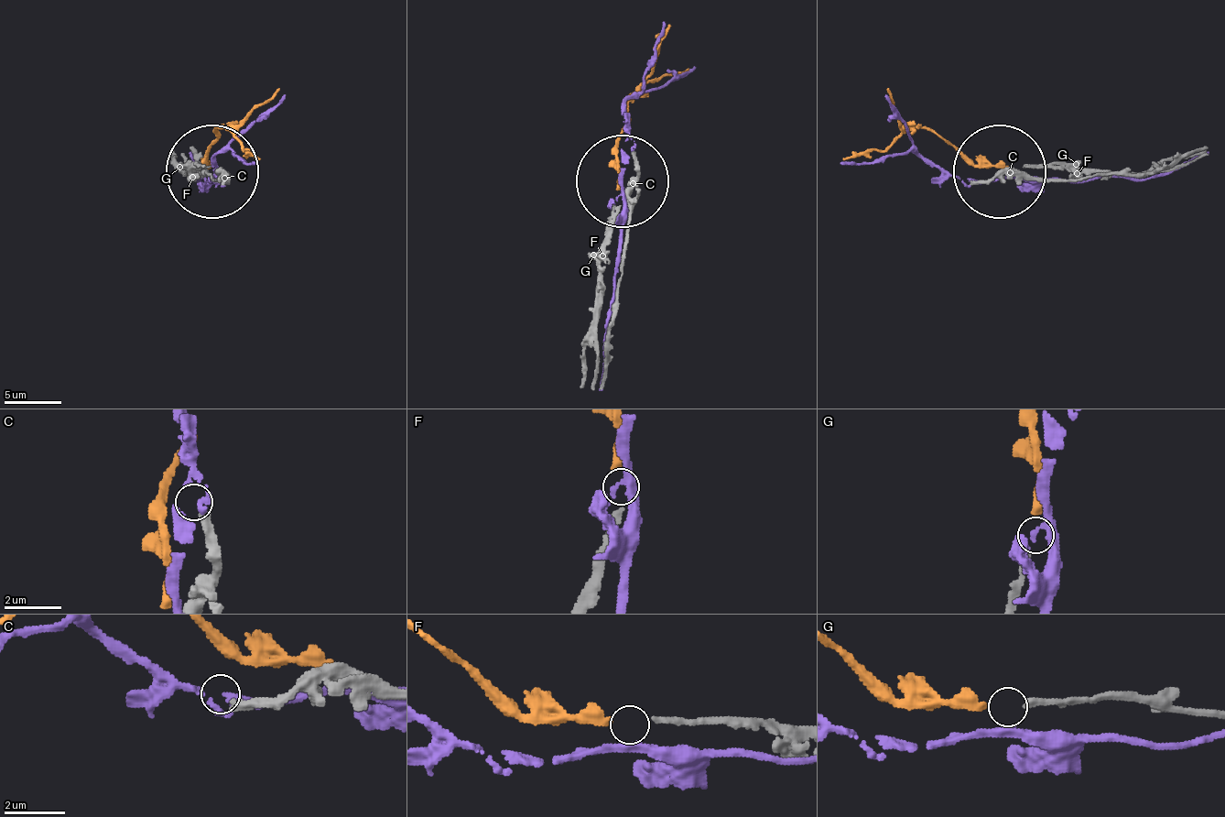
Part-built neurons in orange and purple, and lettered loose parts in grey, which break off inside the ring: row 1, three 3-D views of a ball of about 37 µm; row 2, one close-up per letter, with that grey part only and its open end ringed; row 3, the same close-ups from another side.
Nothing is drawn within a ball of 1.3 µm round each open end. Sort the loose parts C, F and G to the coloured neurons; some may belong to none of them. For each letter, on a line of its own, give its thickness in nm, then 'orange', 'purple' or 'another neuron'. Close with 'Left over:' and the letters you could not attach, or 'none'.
C: calibre 320 nm; another neuron
F: calibre 220 nm; another neuron
G: calibre 240 nm; orange
Left over: C, F

